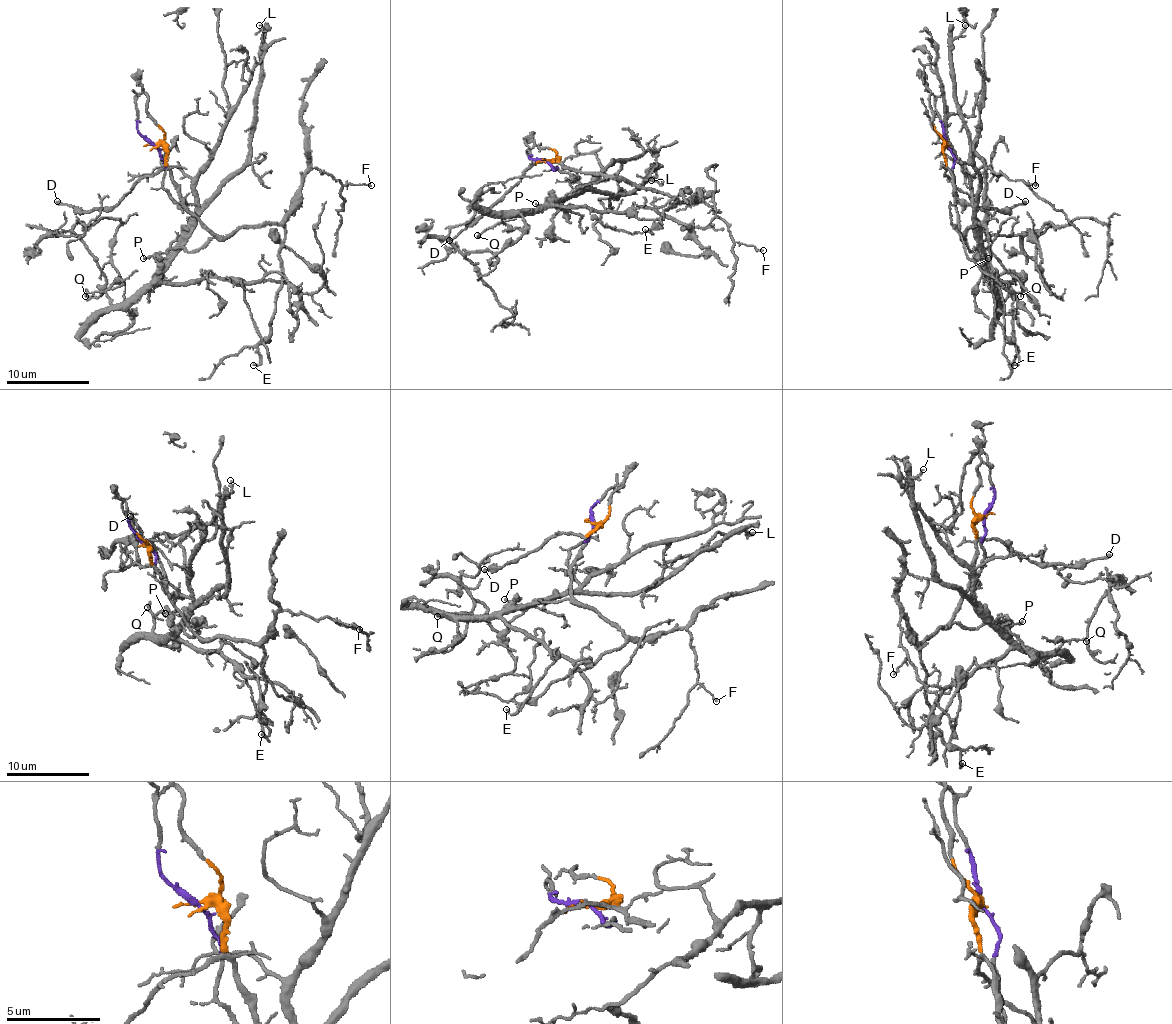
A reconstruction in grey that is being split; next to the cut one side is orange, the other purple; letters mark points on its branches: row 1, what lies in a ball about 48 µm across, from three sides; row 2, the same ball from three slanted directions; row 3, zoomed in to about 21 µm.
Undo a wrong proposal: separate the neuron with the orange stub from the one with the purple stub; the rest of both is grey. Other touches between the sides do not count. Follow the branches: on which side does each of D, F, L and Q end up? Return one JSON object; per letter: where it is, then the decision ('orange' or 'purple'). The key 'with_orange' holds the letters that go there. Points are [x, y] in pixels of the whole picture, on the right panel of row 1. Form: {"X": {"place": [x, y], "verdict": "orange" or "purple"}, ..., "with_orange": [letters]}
{"D": {"place": [1025, 201], "verdict": "orange"}, "F": {"place": [1035, 185], "verdict": "orange"}, "L": {"place": [965, 25], "verdict": "purple"}, "Q": {"place": [1020, 296], "verdict": "purple"}, "with_orange": ["D", "F"]}

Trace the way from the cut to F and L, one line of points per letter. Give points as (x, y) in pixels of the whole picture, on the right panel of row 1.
F: (946, 144), (946, 167), (952, 176), (958, 232), (963, 236), (981, 223), (990, 167), (1008, 180), (1036, 186)
L: (946, 144), (954, 161), (954, 188), (960, 203), (975, 203), (979, 171), (952, 73), (952, 42), (965, 25)

